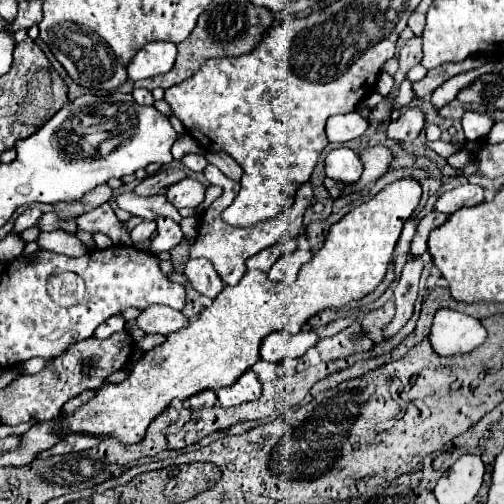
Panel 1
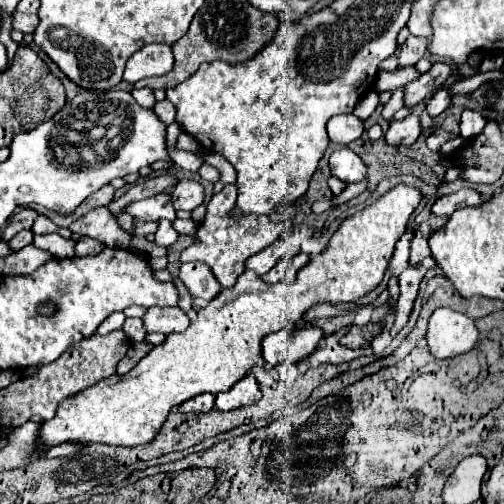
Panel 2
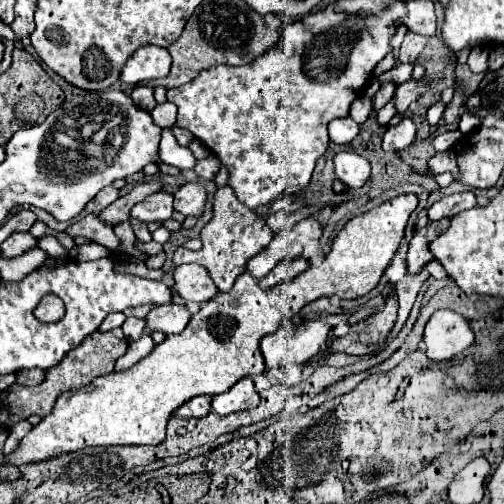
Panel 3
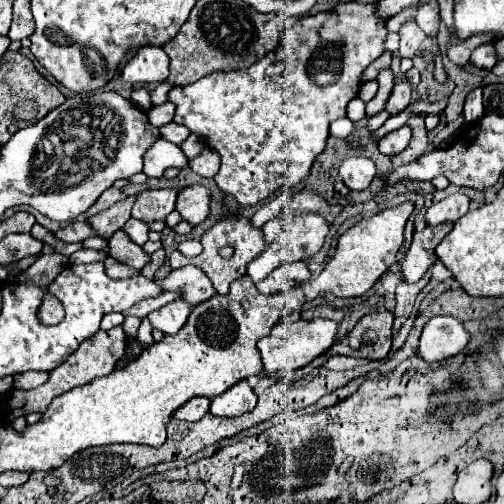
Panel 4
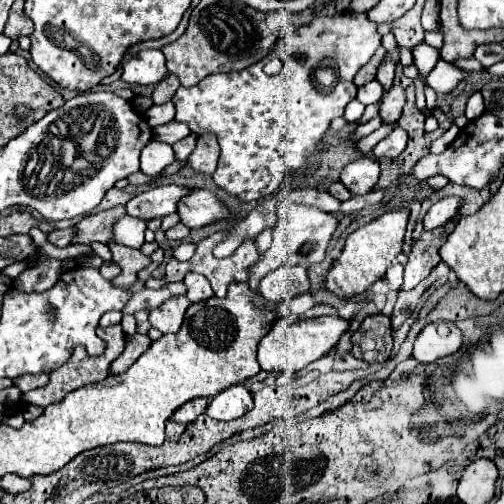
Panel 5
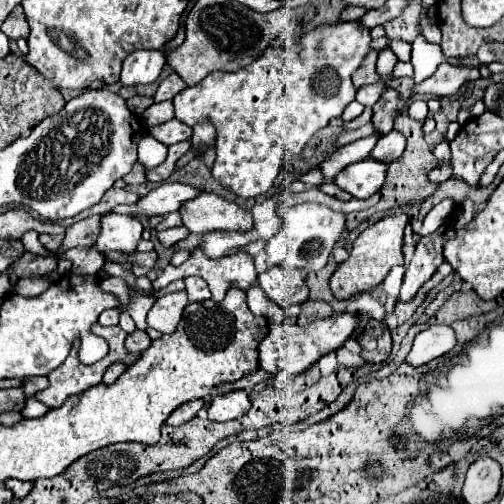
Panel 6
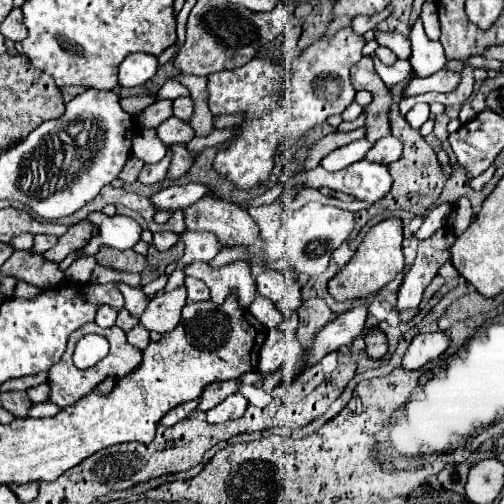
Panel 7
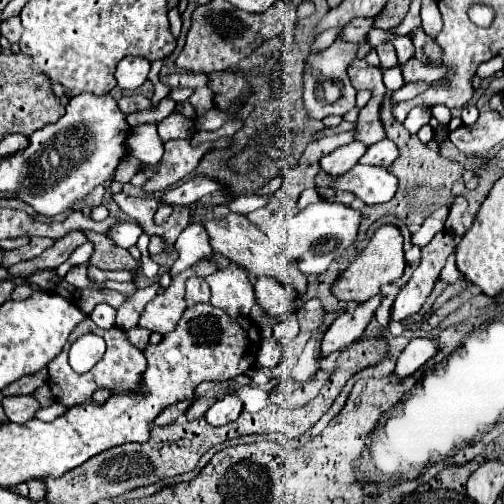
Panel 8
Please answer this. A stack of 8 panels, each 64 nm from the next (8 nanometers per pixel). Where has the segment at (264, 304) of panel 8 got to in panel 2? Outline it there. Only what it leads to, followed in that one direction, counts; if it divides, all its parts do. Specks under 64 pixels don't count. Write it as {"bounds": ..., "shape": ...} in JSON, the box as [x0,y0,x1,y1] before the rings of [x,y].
{"bounds":[262,254,310,284],"shape":[[[296,254],[292,258],[282,258],[268,274],[262,276],[262,280],[266,284],[276,284],[276,282],[280,282],[284,278],[292,278],[300,268],[304,268],[308,264],[308,260],[310,258],[306,254]]]}

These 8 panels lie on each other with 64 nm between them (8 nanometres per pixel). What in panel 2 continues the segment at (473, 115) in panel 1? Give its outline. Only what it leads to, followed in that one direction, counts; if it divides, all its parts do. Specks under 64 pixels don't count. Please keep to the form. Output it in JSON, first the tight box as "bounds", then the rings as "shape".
{"bounds":[460,110,486,140],"shape":[[[464,110],[462,118],[460,118],[460,134],[462,138],[470,140],[474,136],[478,136],[482,132],[482,128],[486,126],[486,118],[474,110]]]}

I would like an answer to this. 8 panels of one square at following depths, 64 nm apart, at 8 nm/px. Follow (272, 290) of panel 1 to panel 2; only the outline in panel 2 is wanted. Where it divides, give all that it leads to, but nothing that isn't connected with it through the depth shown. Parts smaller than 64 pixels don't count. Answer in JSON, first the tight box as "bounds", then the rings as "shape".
{"bounds":[38,184,422,450],"shape":[[[400,184],[392,188],[388,194],[384,194],[382,198],[378,198],[372,206],[346,218],[330,238],[328,248],[298,272],[292,284],[292,292],[280,292],[280,282],[274,286],[264,284],[262,278],[252,270],[242,272],[234,288],[222,290],[206,308],[198,310],[196,318],[190,322],[190,326],[184,332],[166,336],[166,340],[160,346],[154,346],[150,354],[146,354],[128,374],[124,376],[114,374],[110,378],[96,382],[92,388],[78,392],[76,396],[64,398],[60,402],[60,408],[56,410],[56,416],[52,420],[42,422],[38,430],[38,448],[48,450],[64,442],[72,442],[72,444],[102,442],[112,446],[140,446],[152,442],[160,432],[168,412],[174,406],[180,406],[182,402],[204,392],[210,394],[228,392],[254,366],[262,366],[264,358],[260,350],[260,340],[264,336],[278,332],[288,324],[294,324],[296,320],[302,318],[302,314],[308,308],[312,308],[318,302],[354,302],[366,296],[370,290],[374,290],[382,282],[382,276],[394,254],[394,246],[400,240],[400,236],[406,232],[408,218],[416,210],[420,200],[422,200],[420,190]]]}

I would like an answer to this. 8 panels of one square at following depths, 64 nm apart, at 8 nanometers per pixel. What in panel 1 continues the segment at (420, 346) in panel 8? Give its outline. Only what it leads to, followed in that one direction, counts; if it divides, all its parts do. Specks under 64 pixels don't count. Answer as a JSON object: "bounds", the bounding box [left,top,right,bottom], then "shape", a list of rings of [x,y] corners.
{"bounds":[430,310,486,356],"shape":[[[438,310],[430,330],[430,344],[438,356],[466,354],[486,340],[480,320],[456,310]]]}

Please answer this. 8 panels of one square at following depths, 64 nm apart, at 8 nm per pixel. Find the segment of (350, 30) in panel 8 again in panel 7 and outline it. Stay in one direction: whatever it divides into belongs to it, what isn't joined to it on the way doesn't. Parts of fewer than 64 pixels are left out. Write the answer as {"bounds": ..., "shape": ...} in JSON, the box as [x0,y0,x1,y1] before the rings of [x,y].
{"bounds":[352,8,390,36],"shape":[[[390,8],[382,10],[380,14],[374,14],[374,16],[356,16],[356,18],[352,18],[352,30],[362,36],[368,30],[374,30],[378,22],[382,22],[384,18],[388,18],[388,14],[390,14]]]}

